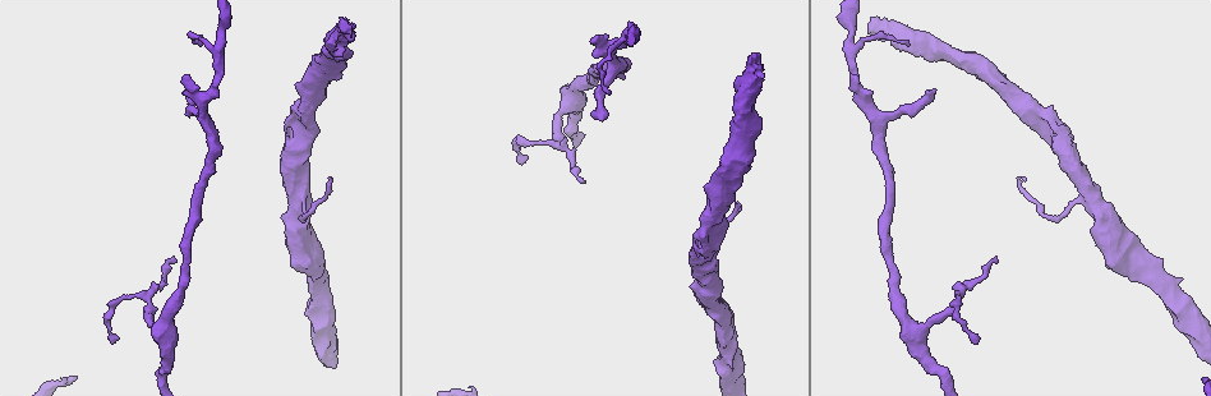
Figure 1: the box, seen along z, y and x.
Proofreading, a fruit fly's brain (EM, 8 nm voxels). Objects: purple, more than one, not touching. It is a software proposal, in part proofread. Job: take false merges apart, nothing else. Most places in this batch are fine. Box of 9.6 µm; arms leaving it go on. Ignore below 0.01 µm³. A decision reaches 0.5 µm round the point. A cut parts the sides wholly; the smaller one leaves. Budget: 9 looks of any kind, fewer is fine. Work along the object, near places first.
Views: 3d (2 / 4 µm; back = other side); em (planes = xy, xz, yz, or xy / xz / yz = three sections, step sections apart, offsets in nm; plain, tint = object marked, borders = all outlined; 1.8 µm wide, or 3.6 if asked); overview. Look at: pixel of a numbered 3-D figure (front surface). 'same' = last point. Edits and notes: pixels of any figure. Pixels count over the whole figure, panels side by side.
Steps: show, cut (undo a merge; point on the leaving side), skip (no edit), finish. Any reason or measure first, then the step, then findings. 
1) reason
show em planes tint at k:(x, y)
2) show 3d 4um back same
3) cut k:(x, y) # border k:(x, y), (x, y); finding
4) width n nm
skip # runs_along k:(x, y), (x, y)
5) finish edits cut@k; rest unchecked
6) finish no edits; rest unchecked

three-way junction
show 3d 2um at 1:(305, 112)

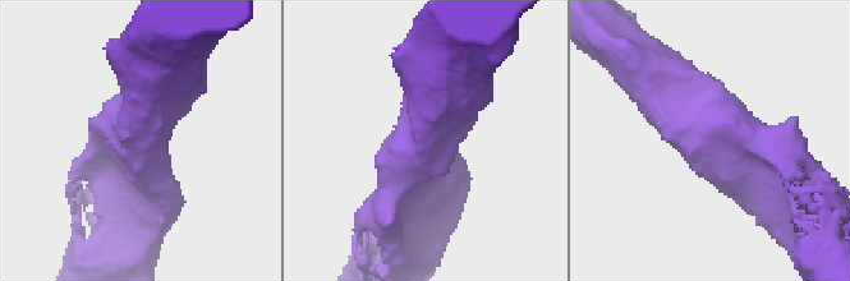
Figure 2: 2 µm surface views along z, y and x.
arms 3; arm_widths 260, 280, 420 nm
show em planes plain at 2:(140, 147)

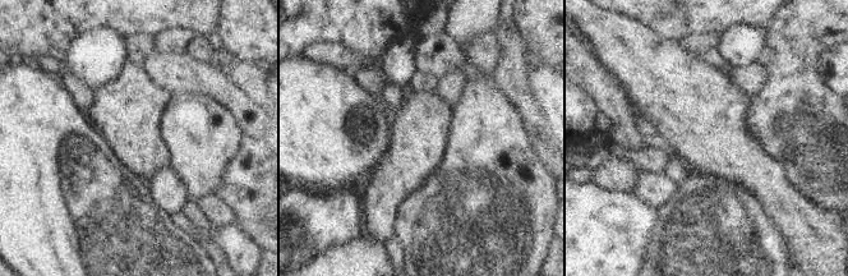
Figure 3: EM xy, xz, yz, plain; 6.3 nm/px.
show em planes tint same

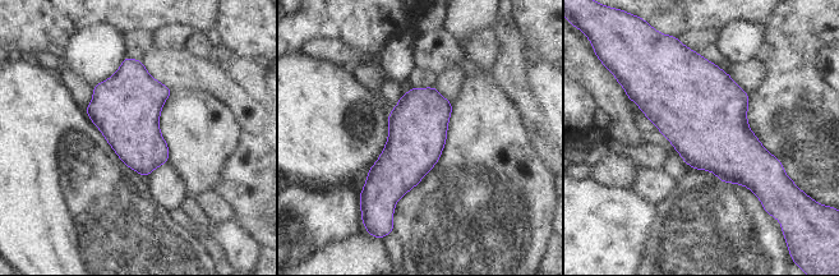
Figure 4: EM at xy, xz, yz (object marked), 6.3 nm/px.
skip # all the same cell

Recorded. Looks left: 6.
three arms meet
show em planes plain at 1:(850, 54)

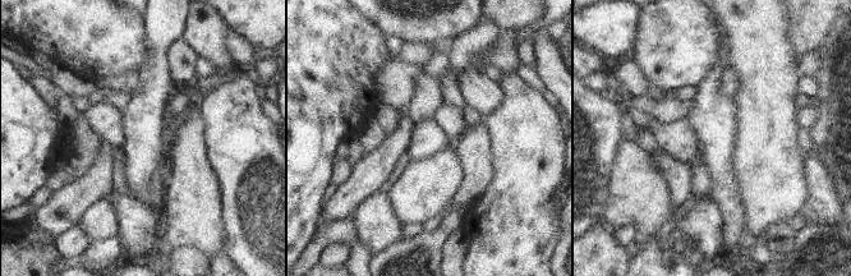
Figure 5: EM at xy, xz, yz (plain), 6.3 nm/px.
show em planes tint same

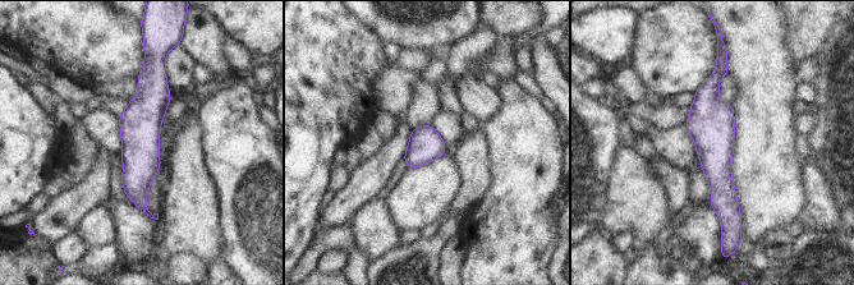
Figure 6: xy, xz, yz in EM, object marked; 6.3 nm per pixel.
skip # continuous, no second cell

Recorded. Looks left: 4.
show em yz step 8 tint at 1:(300, 194)

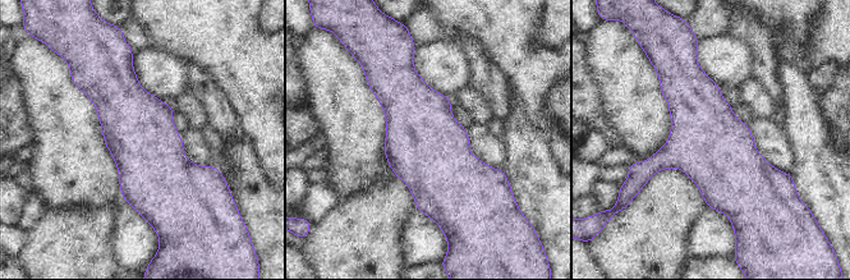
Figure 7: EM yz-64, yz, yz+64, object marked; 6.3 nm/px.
show em planes borders same

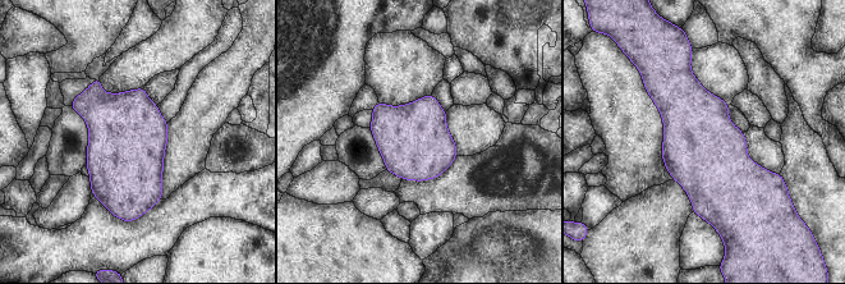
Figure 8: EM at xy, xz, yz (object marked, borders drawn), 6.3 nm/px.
skip # one cell here

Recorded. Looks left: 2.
three arms meet
show 3d 4um at 1:(149, 300)

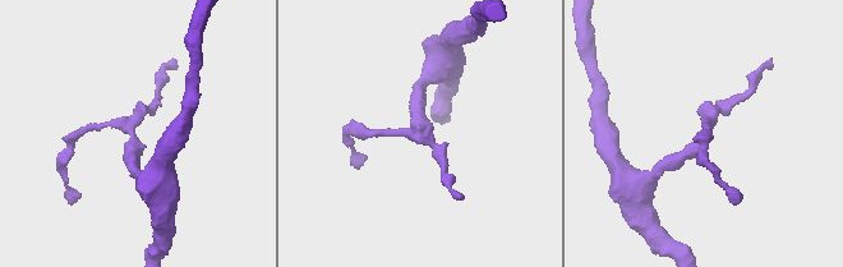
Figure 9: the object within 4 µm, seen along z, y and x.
arms 3
show em planes tint at 9:(418, 132)

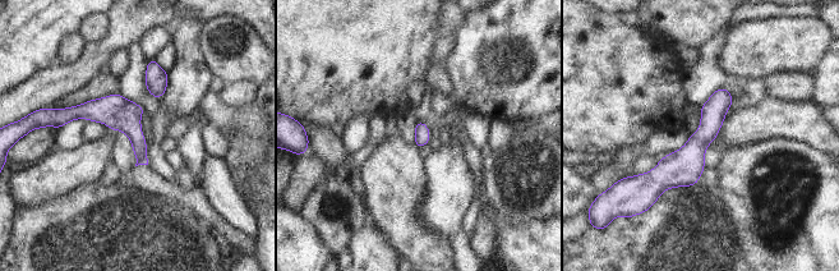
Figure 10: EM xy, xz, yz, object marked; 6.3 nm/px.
skip # runs_along 10:(722, 91), (708, 132), (646, 185); one cell here

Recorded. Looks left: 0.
finish no edits; rest unchecked

